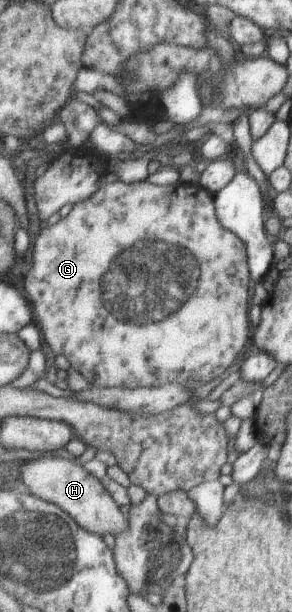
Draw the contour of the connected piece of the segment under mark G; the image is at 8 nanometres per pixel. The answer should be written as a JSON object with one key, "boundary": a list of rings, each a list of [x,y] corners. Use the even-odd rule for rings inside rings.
{"boundary":[[[147,180],[130,184],[122,181],[105,183],[87,199],[75,204],[70,213],[65,218],[61,218],[55,225],[44,224],[38,236],[33,241],[33,265],[31,265],[23,283],[25,293],[29,297],[27,299],[33,305],[31,311],[34,311],[35,321],[38,322],[35,326],[39,329],[41,338],[44,339],[52,352],[55,355],[63,355],[92,385],[141,389],[141,387],[161,387],[162,385],[169,385],[169,383],[178,383],[187,389],[197,389],[215,377],[223,375],[235,361],[235,357],[243,351],[243,347],[247,345],[251,333],[249,331],[249,312],[252,282],[245,243],[235,233],[221,227],[215,213],[215,205],[213,205],[213,194],[205,191],[198,184],[189,183],[187,185],[187,183],[175,182],[167,185],[156,185]]]}

